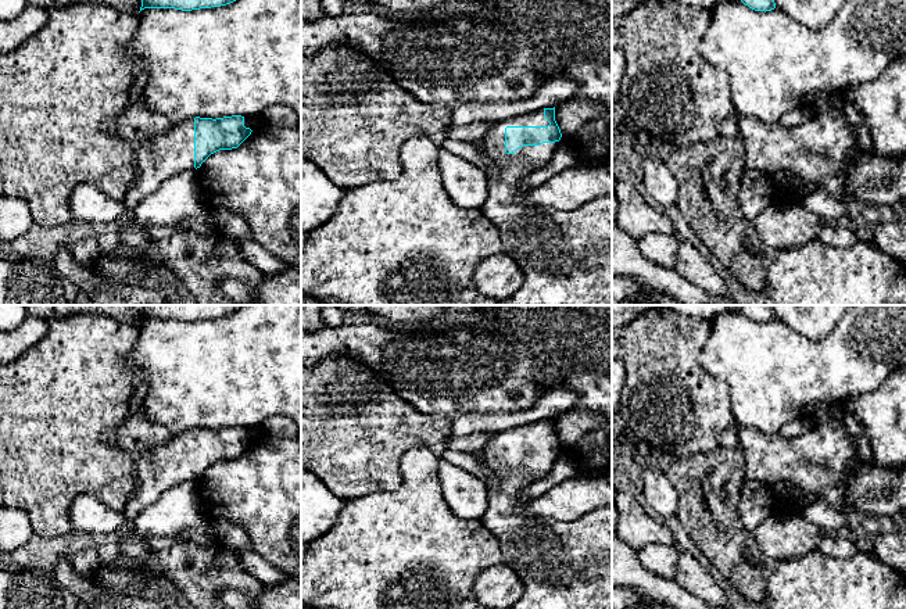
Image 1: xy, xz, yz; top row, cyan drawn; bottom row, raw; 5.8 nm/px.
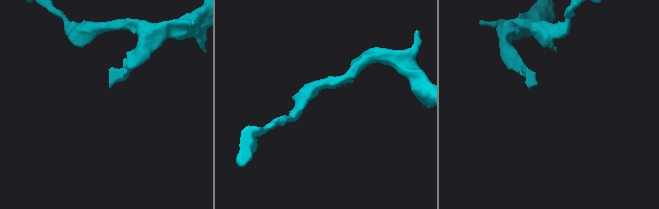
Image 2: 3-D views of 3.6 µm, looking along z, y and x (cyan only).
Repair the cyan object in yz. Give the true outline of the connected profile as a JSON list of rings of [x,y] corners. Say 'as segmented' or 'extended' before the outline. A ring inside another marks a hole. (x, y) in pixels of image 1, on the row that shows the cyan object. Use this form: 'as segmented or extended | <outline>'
as segmented | [[[741,0],[745,6],[755,11],[771,11],[776,8],[774,0]]]

